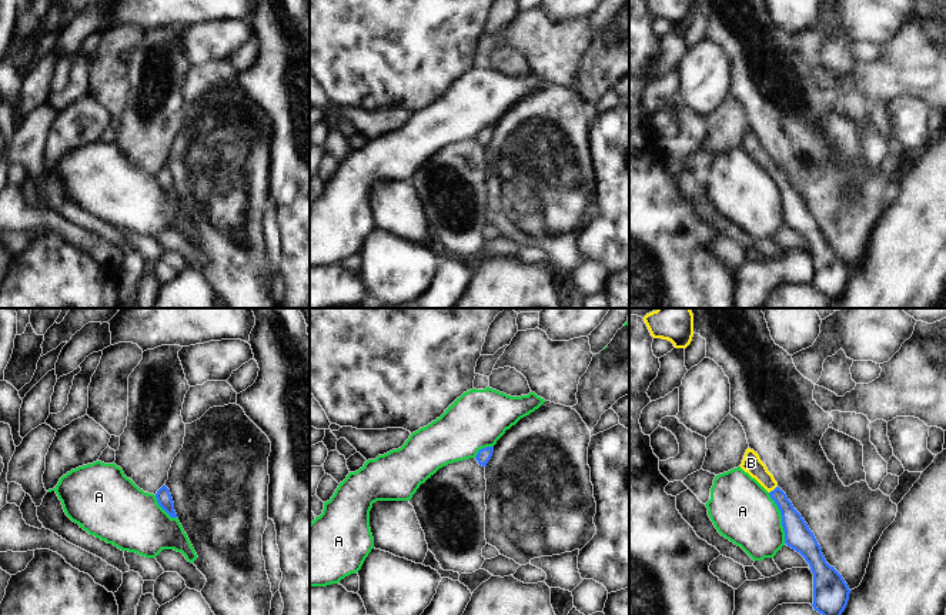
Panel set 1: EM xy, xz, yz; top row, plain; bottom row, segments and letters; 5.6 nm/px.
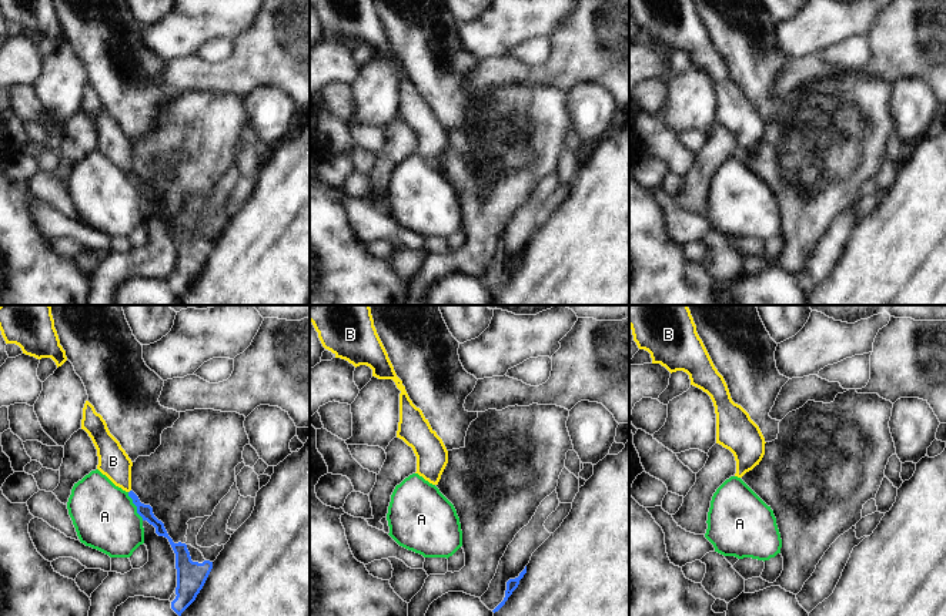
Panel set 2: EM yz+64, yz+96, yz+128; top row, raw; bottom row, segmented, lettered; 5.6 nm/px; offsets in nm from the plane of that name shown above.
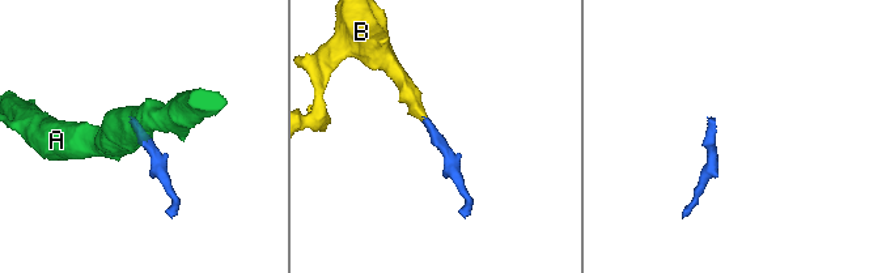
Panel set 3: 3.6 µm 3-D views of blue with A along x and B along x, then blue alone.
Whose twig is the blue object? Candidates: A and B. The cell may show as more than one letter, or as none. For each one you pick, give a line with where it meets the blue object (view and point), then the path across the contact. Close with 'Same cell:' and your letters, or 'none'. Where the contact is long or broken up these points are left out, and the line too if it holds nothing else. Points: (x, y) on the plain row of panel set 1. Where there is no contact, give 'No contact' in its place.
B: Touches blue at yz (774, 170). Path across: yz (795, 209), (785, 186), (774, 170), (751, 143)
Same cell: B.

